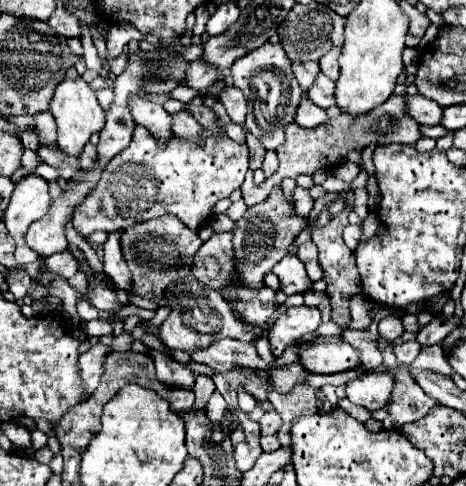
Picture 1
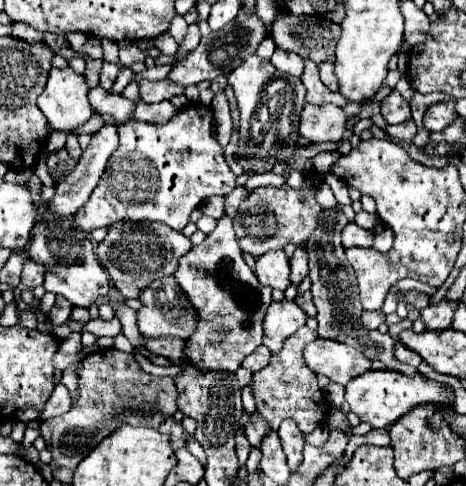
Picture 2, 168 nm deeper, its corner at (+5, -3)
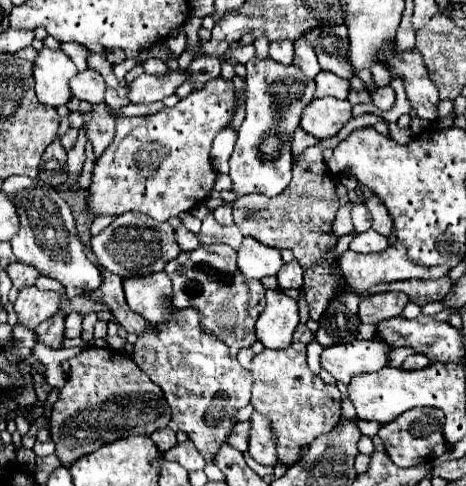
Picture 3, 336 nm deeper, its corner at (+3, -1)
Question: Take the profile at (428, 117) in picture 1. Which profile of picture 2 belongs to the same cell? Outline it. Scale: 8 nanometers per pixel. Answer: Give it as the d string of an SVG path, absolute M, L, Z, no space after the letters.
M393 88L391 94L381 102L381 116L389 122L389 124L401 124L405 120L411 118L409 112L409 104L403 100L403 96Z

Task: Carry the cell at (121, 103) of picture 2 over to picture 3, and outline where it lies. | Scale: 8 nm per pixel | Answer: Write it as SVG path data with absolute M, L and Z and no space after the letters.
M95 70L79 72L71 80L71 90L73 90L75 98L85 100L89 104L105 102L105 82L103 82L103 76Z

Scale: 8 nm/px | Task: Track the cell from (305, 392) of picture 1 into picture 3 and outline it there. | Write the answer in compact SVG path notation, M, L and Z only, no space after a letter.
M299 324L289 348L275 350L269 362L267 362L267 350L263 350L253 358L249 368L253 376L251 404L259 414L267 416L273 422L273 428L277 434L277 454L279 454L279 460L287 464L295 464L301 452L301 446L311 444L321 434L327 434L329 430L333 430L341 416L341 394L337 386L325 384L307 366L305 348L311 340L315 340L315 334L309 332L305 324Z

